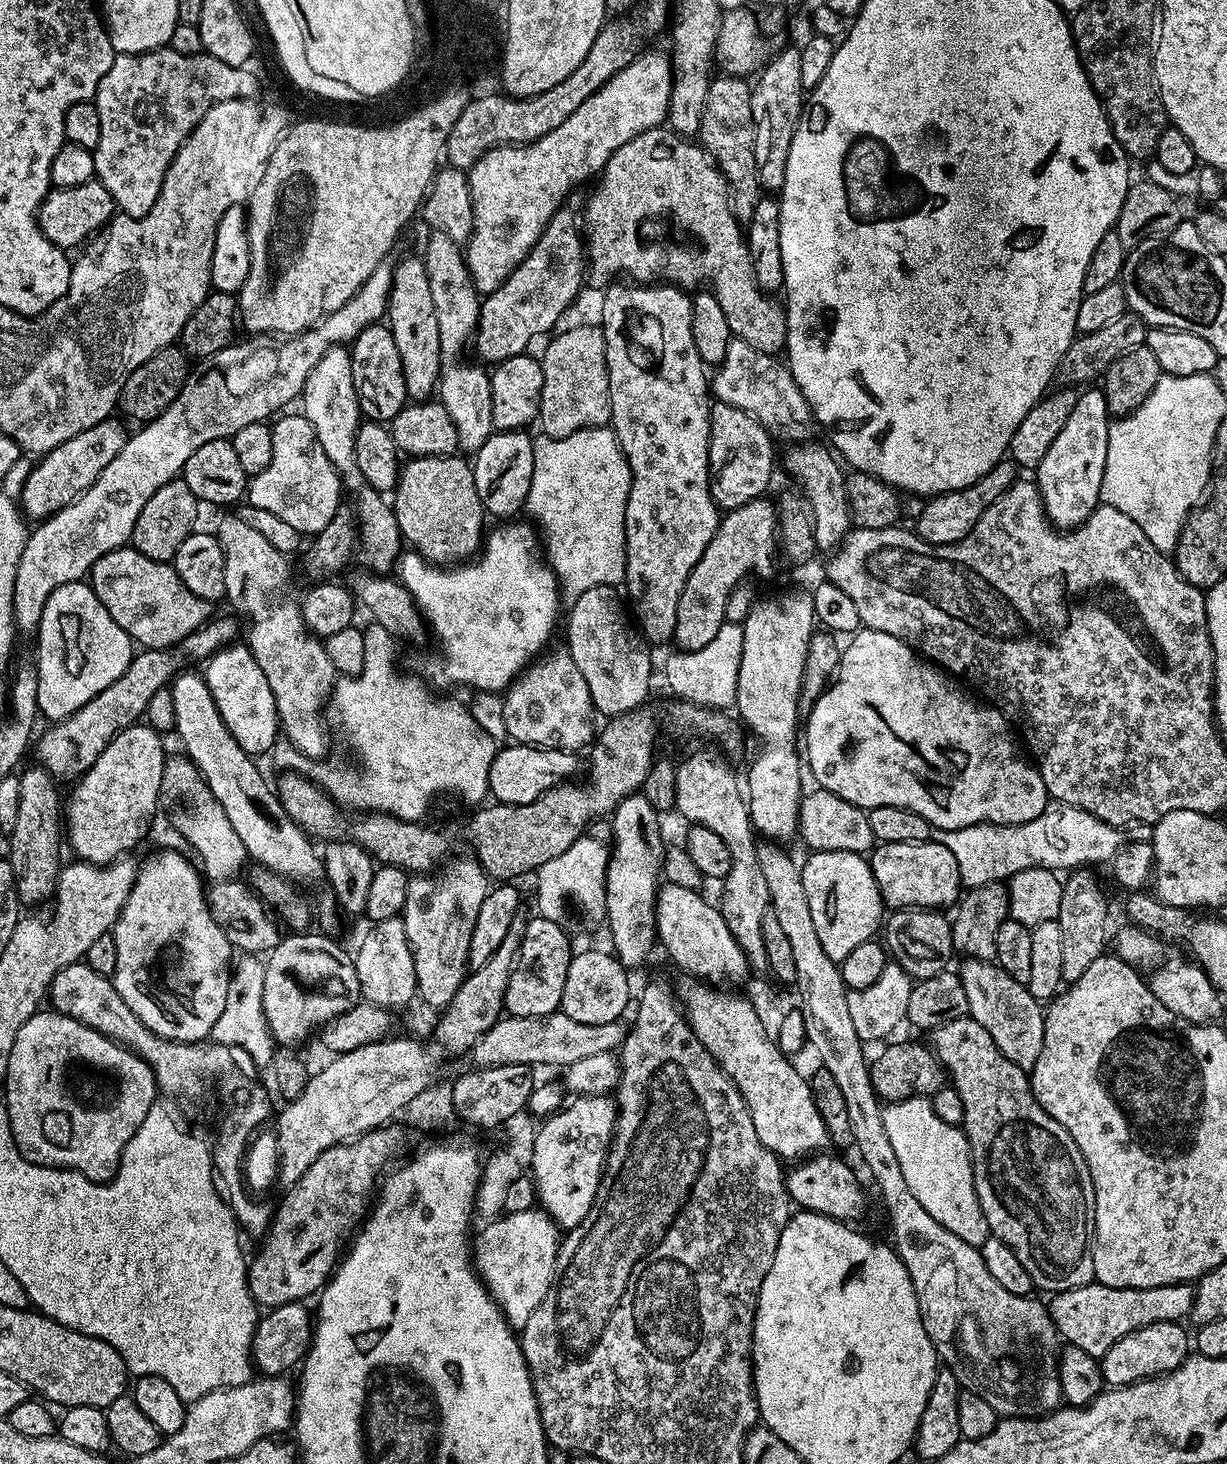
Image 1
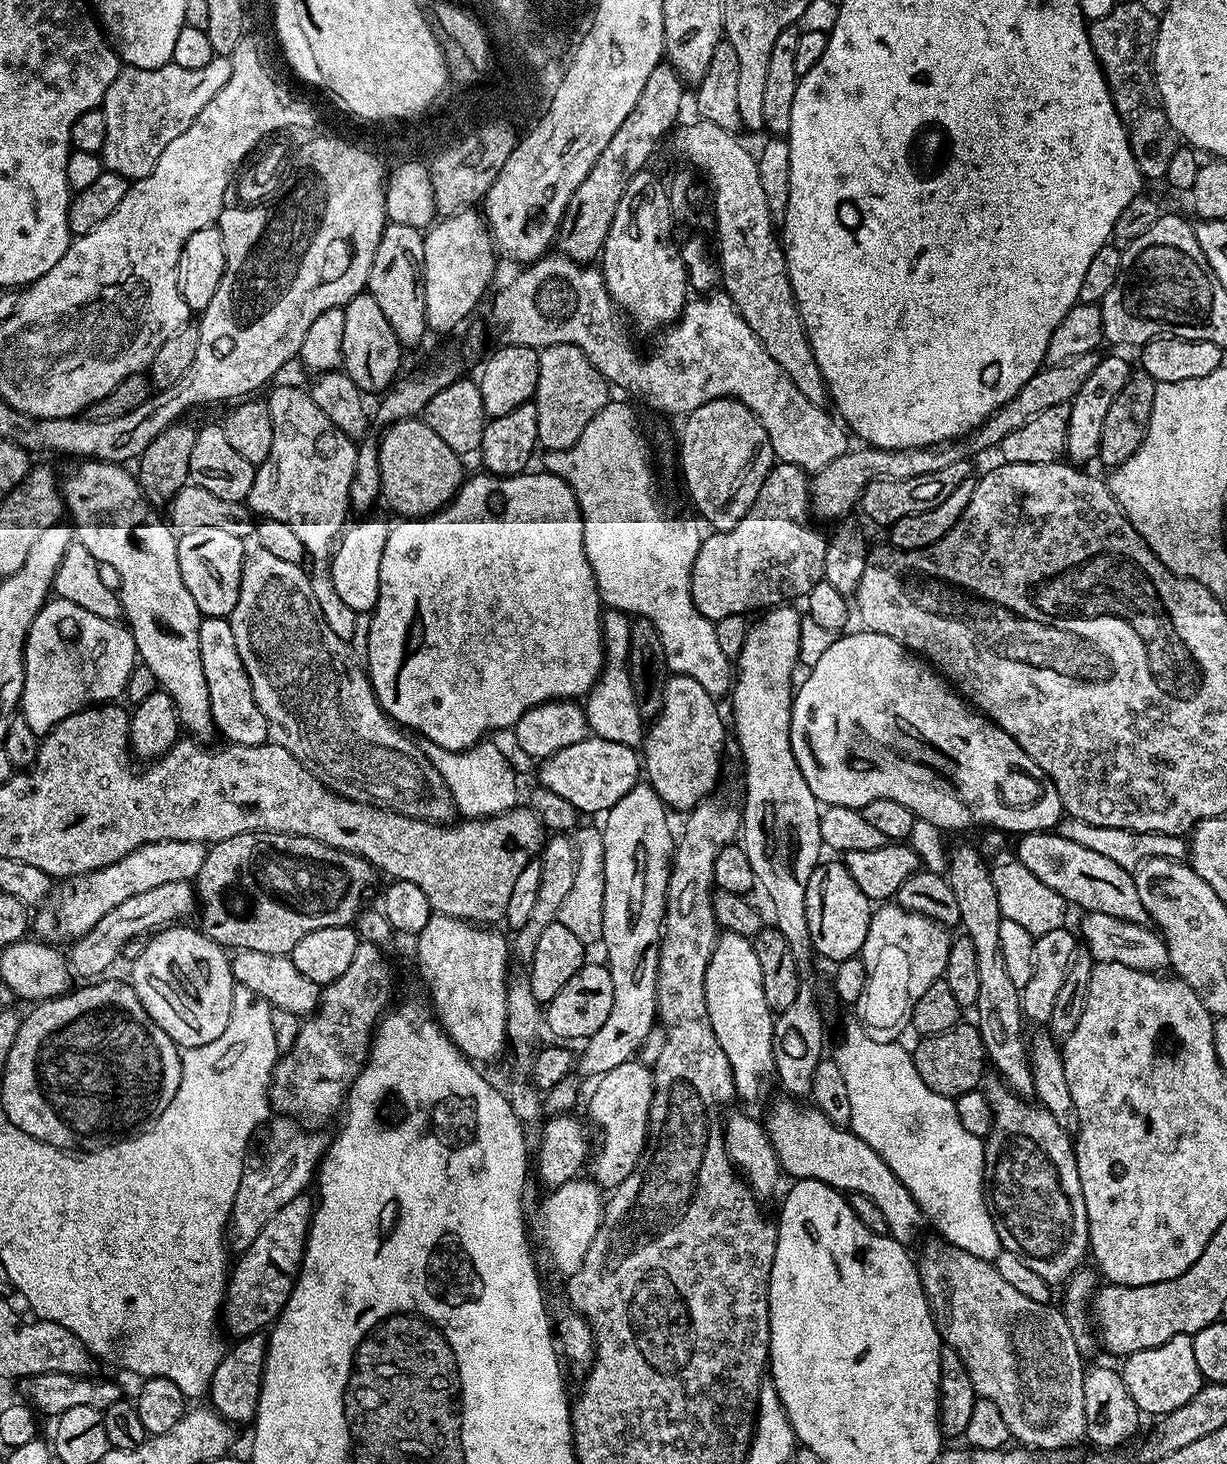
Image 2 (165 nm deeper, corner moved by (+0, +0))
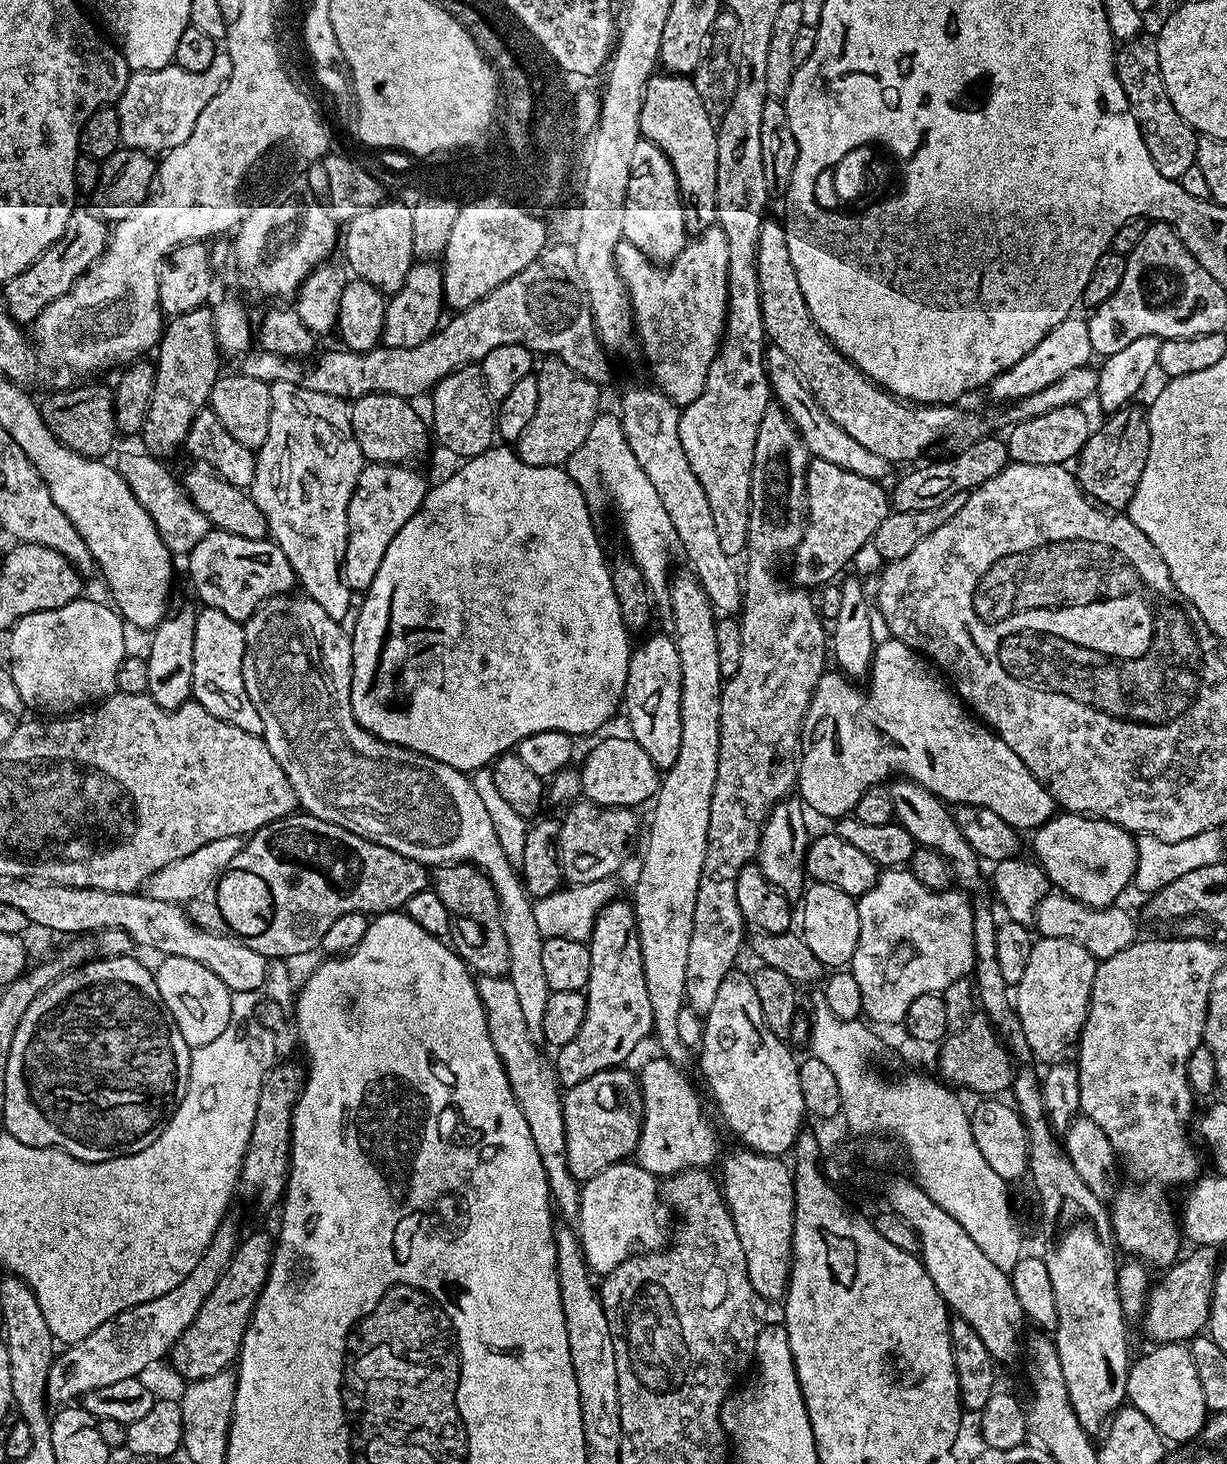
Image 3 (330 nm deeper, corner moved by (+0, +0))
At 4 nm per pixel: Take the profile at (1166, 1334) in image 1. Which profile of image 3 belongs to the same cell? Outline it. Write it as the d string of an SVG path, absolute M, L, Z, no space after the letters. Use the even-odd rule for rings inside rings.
M1184 1342L1156 1344L1145 1356L1140 1356L1137 1360L1135 1357L1128 1369L1128 1395L1126 1400L1131 1407L1142 1410L1142 1414L1146 1414L1146 1418L1150 1418L1150 1422L1154 1422L1154 1426L1168 1442L1192 1439L1195 1441L1204 1428L1205 1420L1210 1415L1206 1406L1206 1398L1202 1398L1202 1382L1198 1382L1198 1370L1194 1366L1192 1349Z

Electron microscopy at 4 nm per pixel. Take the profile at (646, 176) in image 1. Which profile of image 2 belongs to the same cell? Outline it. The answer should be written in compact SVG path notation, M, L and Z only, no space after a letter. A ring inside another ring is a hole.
M693 119L693 124L681 123L671 133L672 148L684 160L693 164L691 167L706 181L707 187L716 195L716 234L718 241L719 271L722 273L722 288L728 297L736 303L736 309L742 318L754 330L754 334L766 346L770 358L779 366L781 372L791 380L806 399L814 404L823 405L826 400L826 385L818 362L812 356L812 347L808 345L808 334L800 318L800 306L792 293L792 283L788 277L788 263L784 261L784 249L778 228L774 223L772 211L766 206L766 194L762 191L762 182L758 179L756 157L744 144L736 141L731 132L714 126L709 120Z

